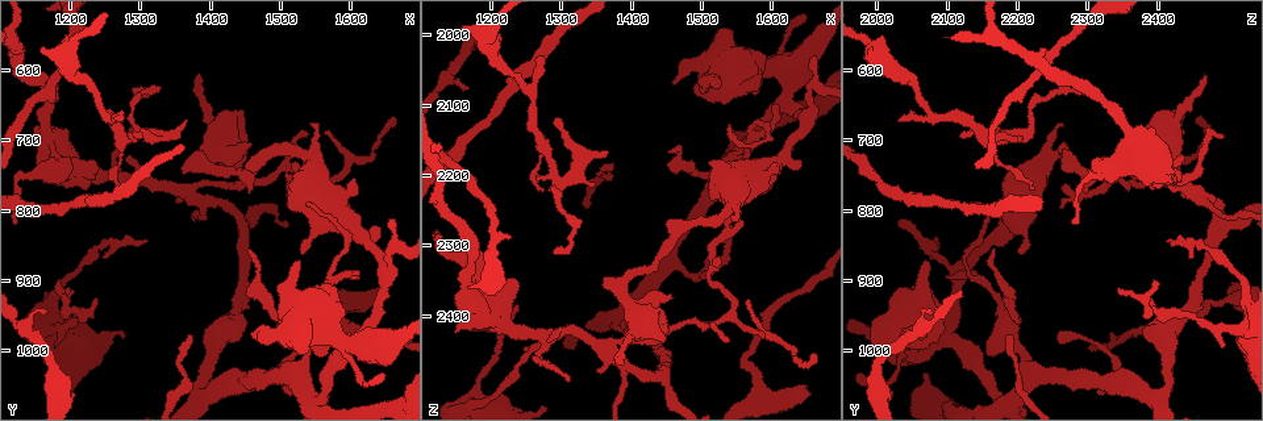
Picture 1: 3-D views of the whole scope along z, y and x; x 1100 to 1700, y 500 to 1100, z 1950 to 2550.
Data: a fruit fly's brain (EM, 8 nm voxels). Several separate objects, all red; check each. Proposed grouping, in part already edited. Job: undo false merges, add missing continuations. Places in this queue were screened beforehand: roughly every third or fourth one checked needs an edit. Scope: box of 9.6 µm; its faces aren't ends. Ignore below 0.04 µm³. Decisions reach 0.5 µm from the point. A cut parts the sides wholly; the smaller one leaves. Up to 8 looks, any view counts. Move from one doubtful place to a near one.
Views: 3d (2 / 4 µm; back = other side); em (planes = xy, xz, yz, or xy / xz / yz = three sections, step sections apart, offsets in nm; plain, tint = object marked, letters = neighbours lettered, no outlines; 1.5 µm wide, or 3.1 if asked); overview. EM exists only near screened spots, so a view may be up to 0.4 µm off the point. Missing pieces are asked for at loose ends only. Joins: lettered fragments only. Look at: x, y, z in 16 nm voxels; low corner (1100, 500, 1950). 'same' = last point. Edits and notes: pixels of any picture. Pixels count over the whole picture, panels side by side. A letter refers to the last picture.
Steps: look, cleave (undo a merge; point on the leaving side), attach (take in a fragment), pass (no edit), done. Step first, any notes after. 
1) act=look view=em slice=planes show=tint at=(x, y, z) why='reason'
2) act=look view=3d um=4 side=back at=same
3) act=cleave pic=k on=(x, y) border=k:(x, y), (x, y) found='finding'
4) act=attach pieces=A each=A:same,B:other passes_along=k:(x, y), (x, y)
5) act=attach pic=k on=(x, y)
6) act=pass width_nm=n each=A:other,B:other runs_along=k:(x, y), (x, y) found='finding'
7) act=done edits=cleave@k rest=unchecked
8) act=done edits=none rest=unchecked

act=look view=em slice=xz step=8 show=tint at=(1445, 660, 2435) why='stops while still wide'

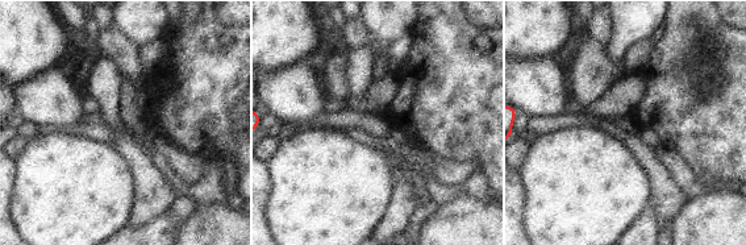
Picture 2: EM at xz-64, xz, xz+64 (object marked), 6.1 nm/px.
act=look view=em slice=planes show=letters at=same

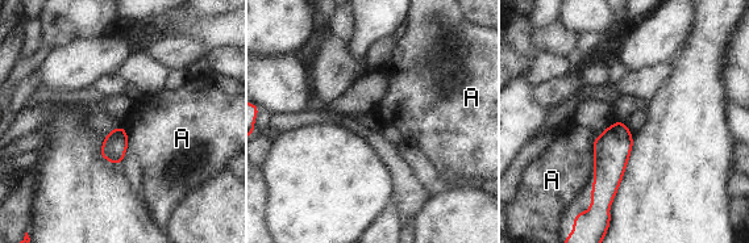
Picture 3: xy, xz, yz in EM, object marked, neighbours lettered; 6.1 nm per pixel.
act=pass each=A:other found='no lettered fragment goes on from it'

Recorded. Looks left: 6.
act=look view=em slice=yz step=8 show=tint at=(1290, 625, 2315) why='an open end'

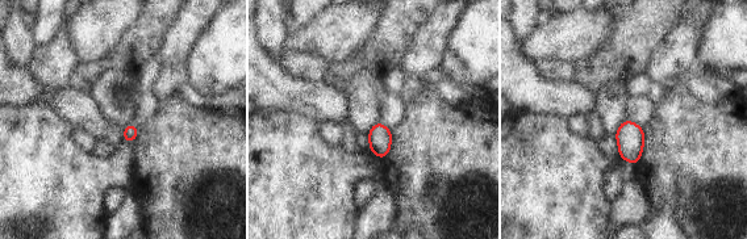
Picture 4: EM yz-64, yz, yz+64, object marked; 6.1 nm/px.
act=look view=em slice=planes show=tint at=same

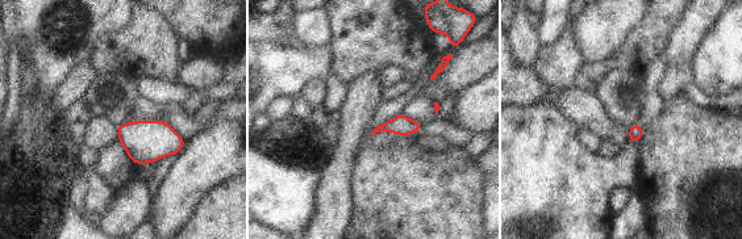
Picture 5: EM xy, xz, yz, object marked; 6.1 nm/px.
act=look view=em slice=planes show=letters at=same why='what lies round it'

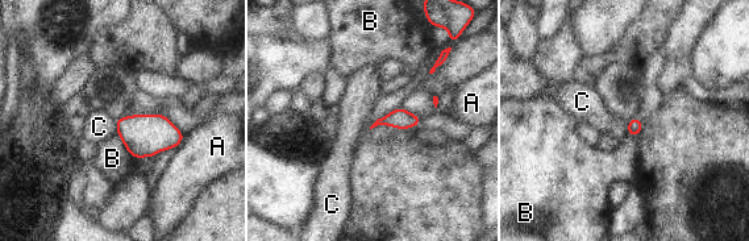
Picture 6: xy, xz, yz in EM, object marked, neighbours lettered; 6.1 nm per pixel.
act=pass each=A:other,B:other,C:other border=6:(627, 121), (628, 134) found='no lettered fragment goes on from it'

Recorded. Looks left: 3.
act=look view=3d um=4 at=(1435, 740, 2325) why='narrows sharply'

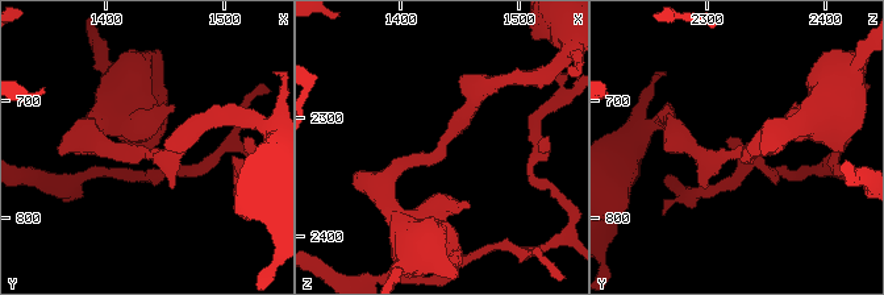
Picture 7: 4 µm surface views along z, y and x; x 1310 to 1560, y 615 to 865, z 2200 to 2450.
act=look view=em slice=planes show=tint at=(1434, 746, 2324)

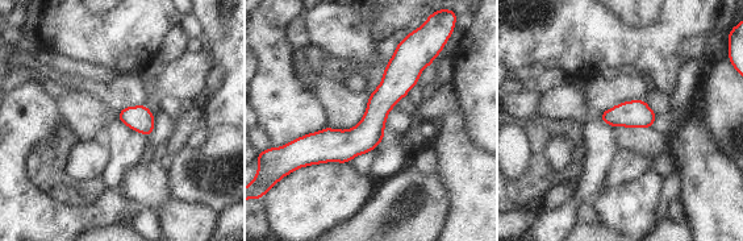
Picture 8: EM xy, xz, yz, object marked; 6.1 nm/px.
act=look view=em slice=planes show=letters at=same why='see the neighbours'

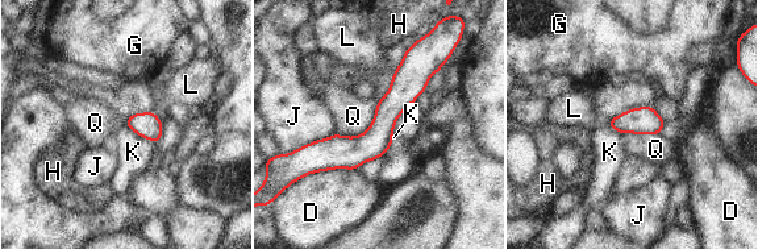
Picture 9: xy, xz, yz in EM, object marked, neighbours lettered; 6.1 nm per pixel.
act=pass width_nm=130 each=D:other,G:other,H:other,J:other,K:other,L:other,Q:other border=9:(377, 103), (363, 132), (337, 135) found='all the same neuron'

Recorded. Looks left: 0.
act=done edits=none rest=unchecked

